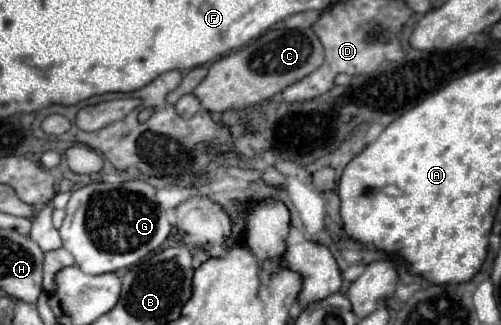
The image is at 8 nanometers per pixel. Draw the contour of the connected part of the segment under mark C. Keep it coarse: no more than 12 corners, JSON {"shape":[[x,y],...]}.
{"shape":[[278,27],[214,61],[194,89],[242,111],[324,61],[312,29]]}

